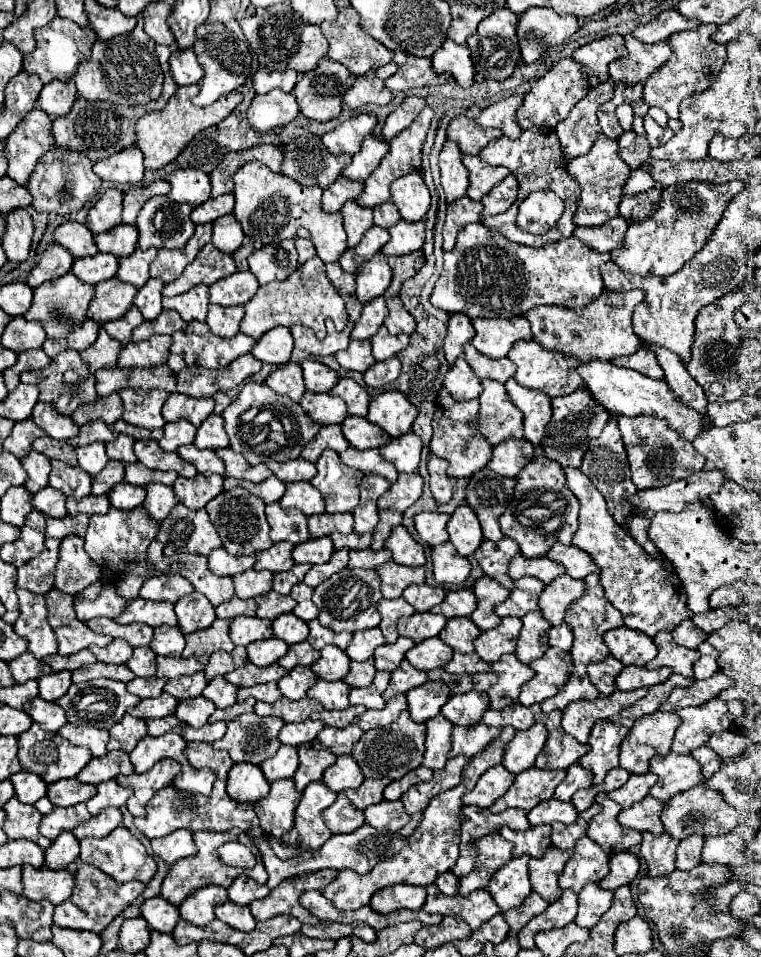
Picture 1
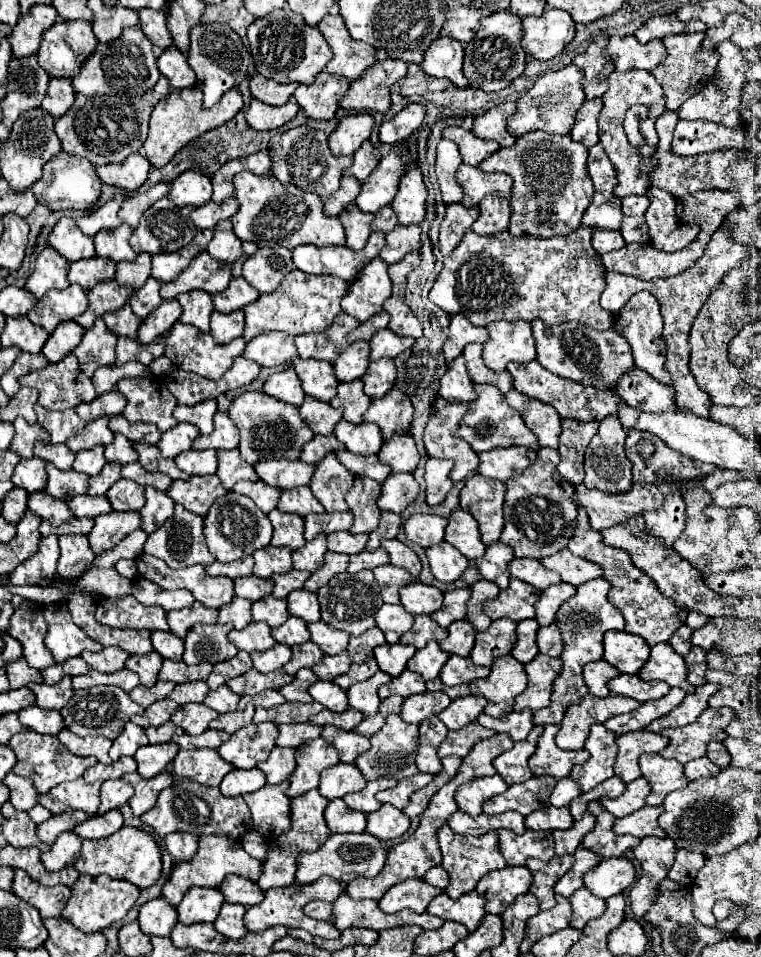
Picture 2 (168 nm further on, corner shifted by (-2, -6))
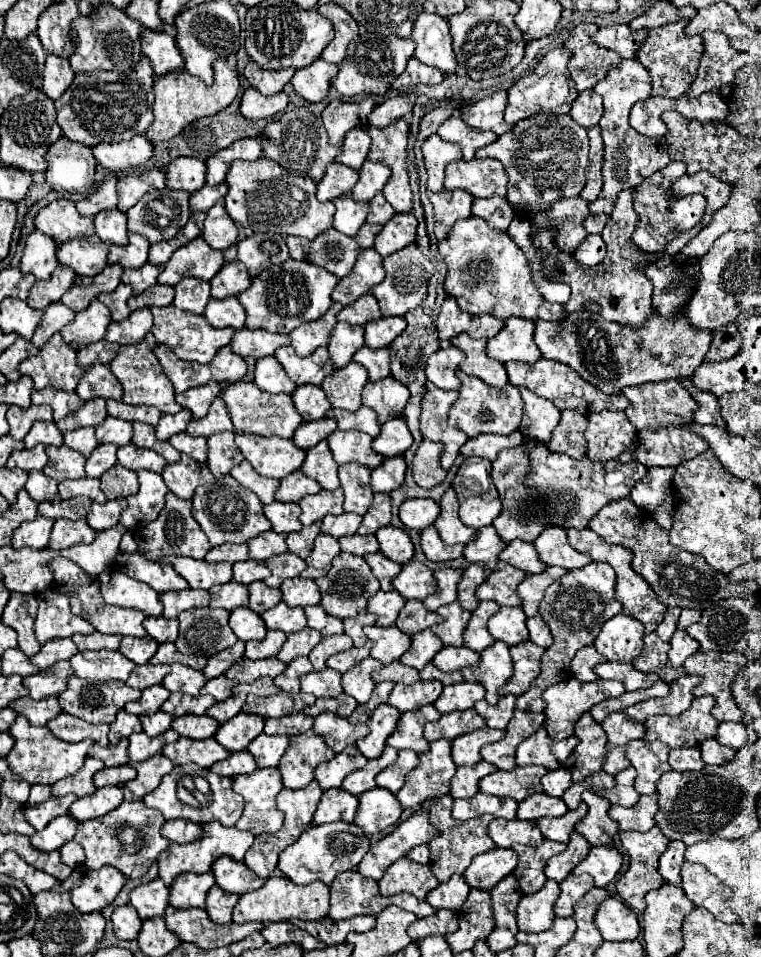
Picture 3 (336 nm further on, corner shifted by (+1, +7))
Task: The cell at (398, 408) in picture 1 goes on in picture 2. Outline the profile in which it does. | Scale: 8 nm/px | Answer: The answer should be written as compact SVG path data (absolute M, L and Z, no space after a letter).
M399 390L387 392L383 398L375 398L369 410L363 414L365 422L375 422L385 440L391 440L395 434L407 434L409 424L413 422L413 406L407 396Z

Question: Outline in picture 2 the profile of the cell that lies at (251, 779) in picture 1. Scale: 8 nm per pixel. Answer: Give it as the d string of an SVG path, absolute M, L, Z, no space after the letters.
M259 768L233 770L223 778L219 790L223 792L223 796L245 796L245 794L257 792L265 784L267 784L265 774Z

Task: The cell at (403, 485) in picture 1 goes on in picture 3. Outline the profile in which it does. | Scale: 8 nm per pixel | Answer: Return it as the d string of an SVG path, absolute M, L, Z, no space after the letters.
M404 457L384 459L382 465L372 469L370 489L374 493L390 493L390 491L398 489L402 485L402 481L404 481L404 471L406 471Z

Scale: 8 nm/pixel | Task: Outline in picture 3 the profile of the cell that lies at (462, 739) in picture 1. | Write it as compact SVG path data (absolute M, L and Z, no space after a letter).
M454 711L448 715L442 715L438 721L434 723L426 723L424 725L424 737L426 741L436 741L436 739L456 739L464 733L470 733L474 729L480 729L482 725L486 725L486 721L474 711Z

